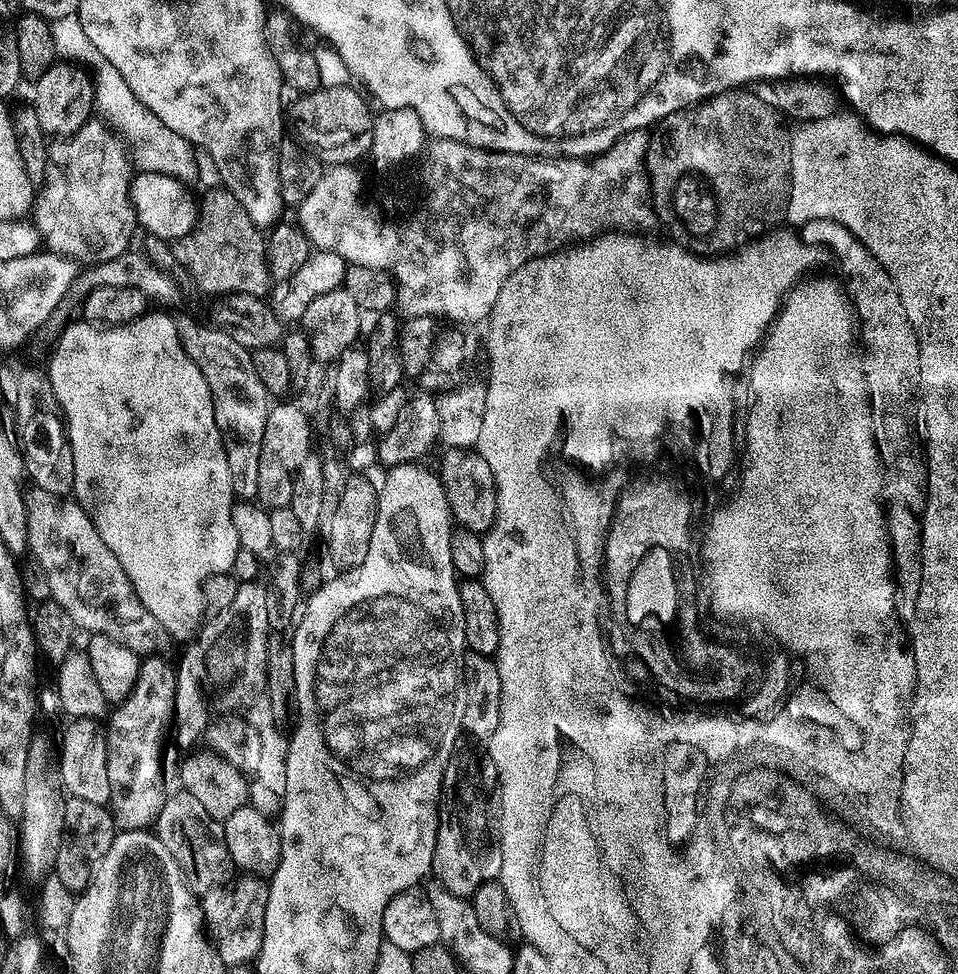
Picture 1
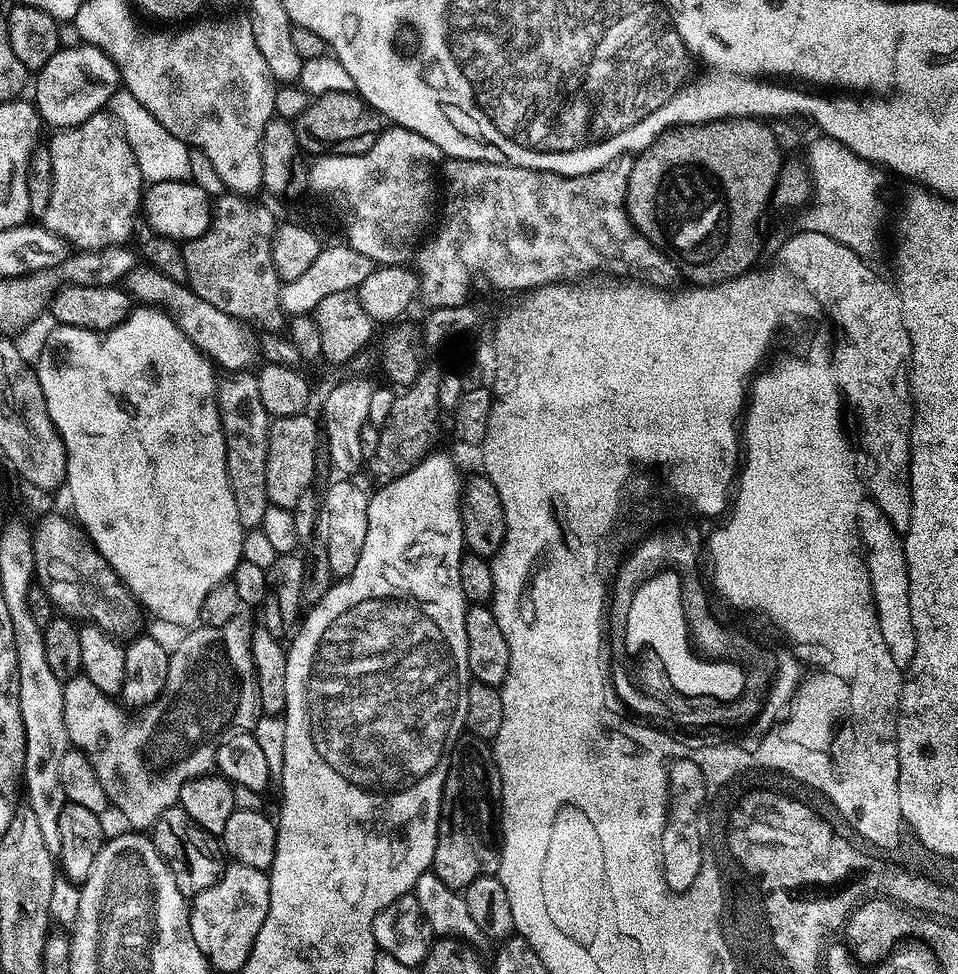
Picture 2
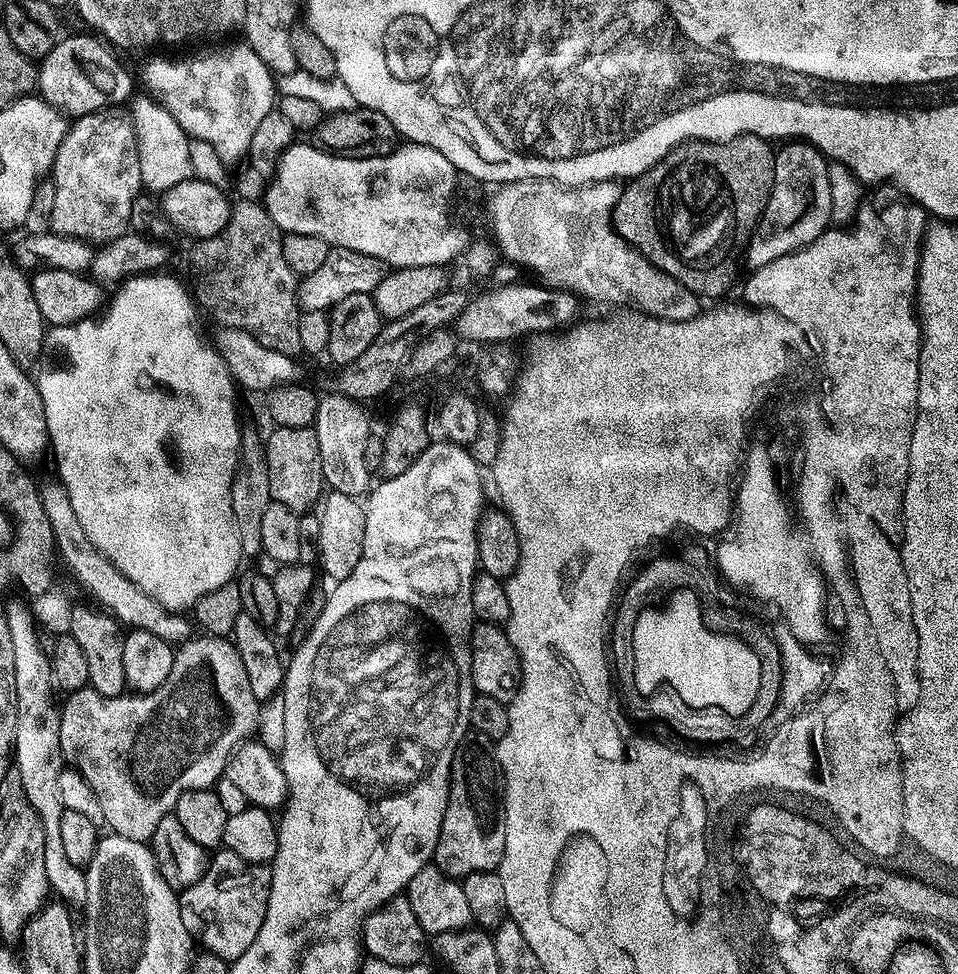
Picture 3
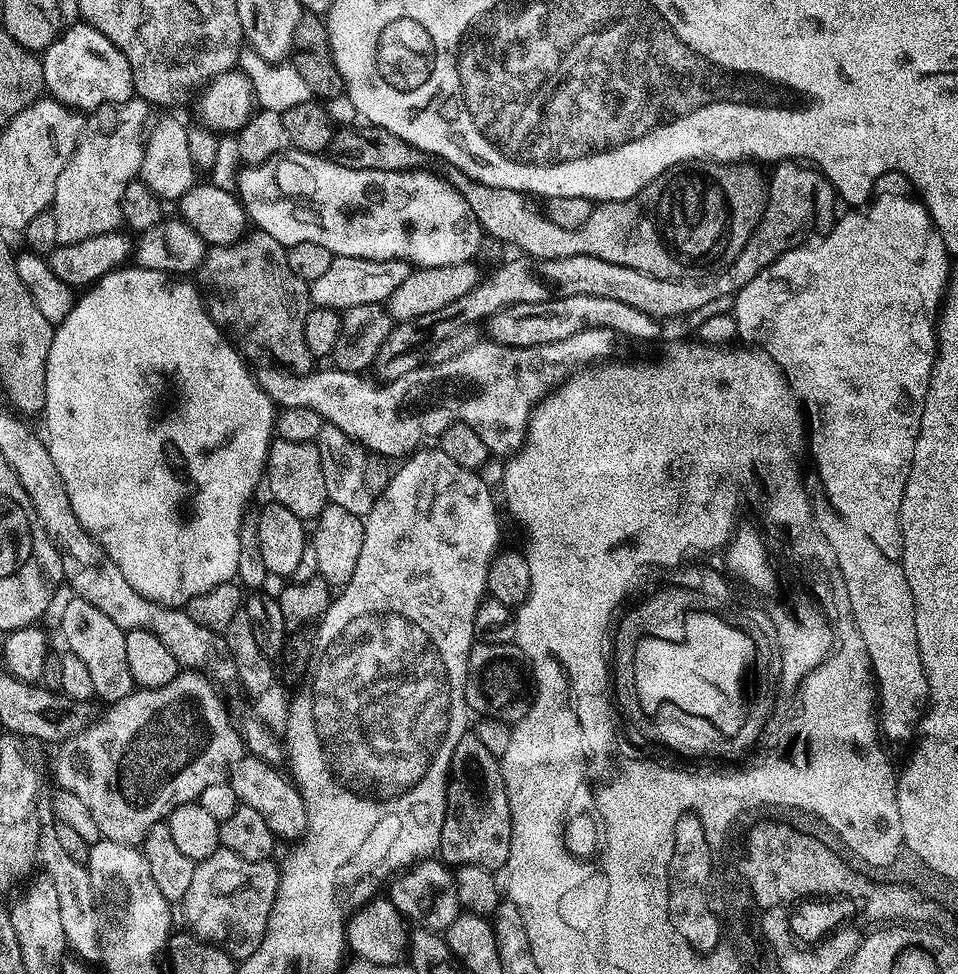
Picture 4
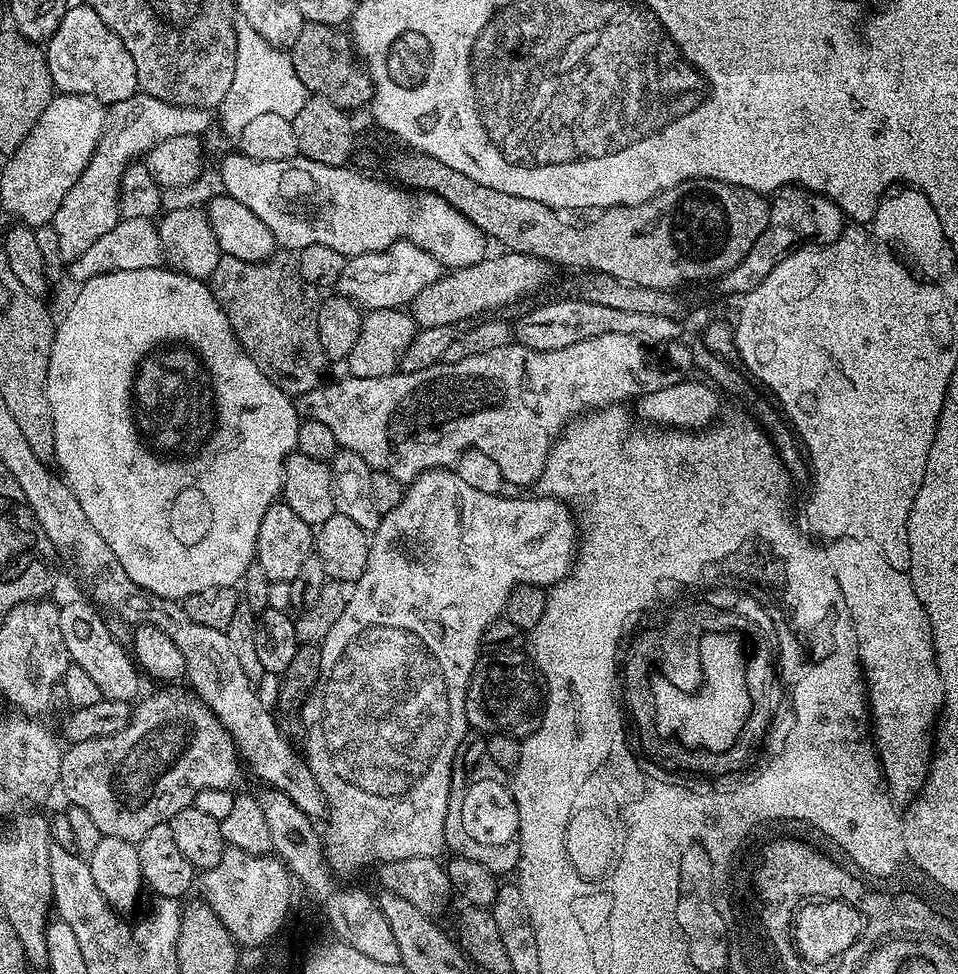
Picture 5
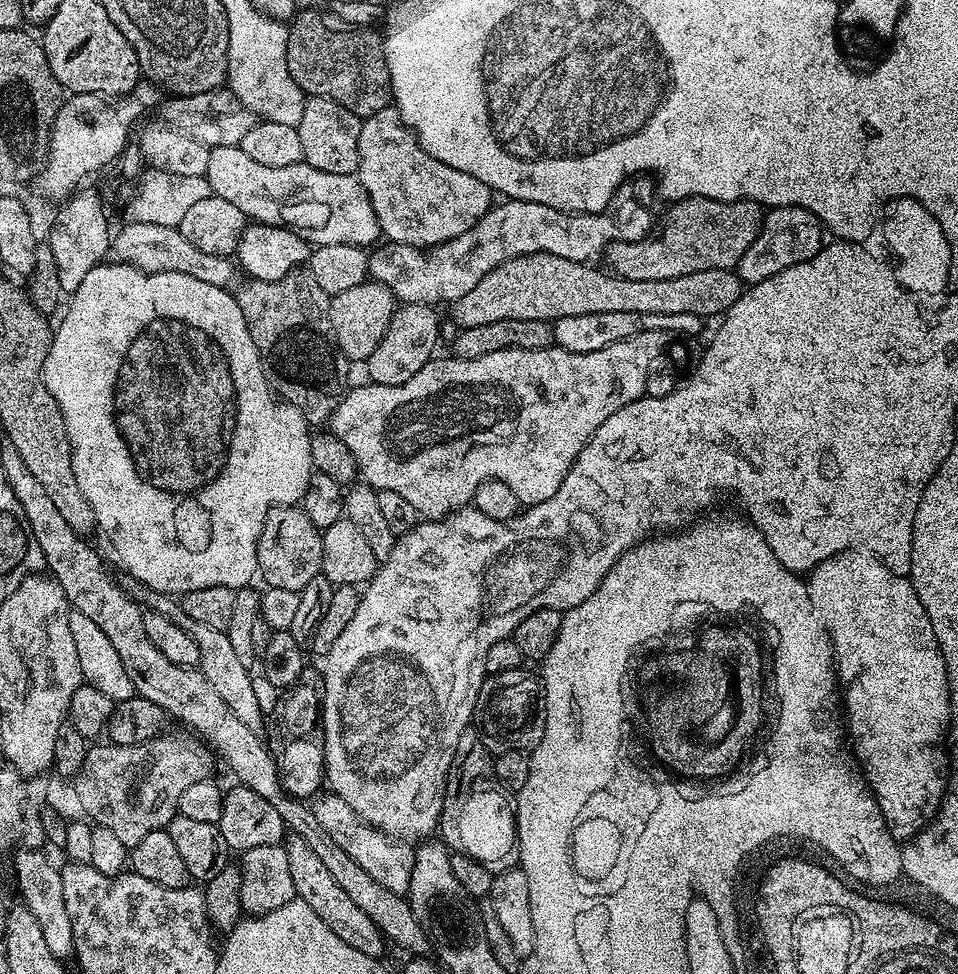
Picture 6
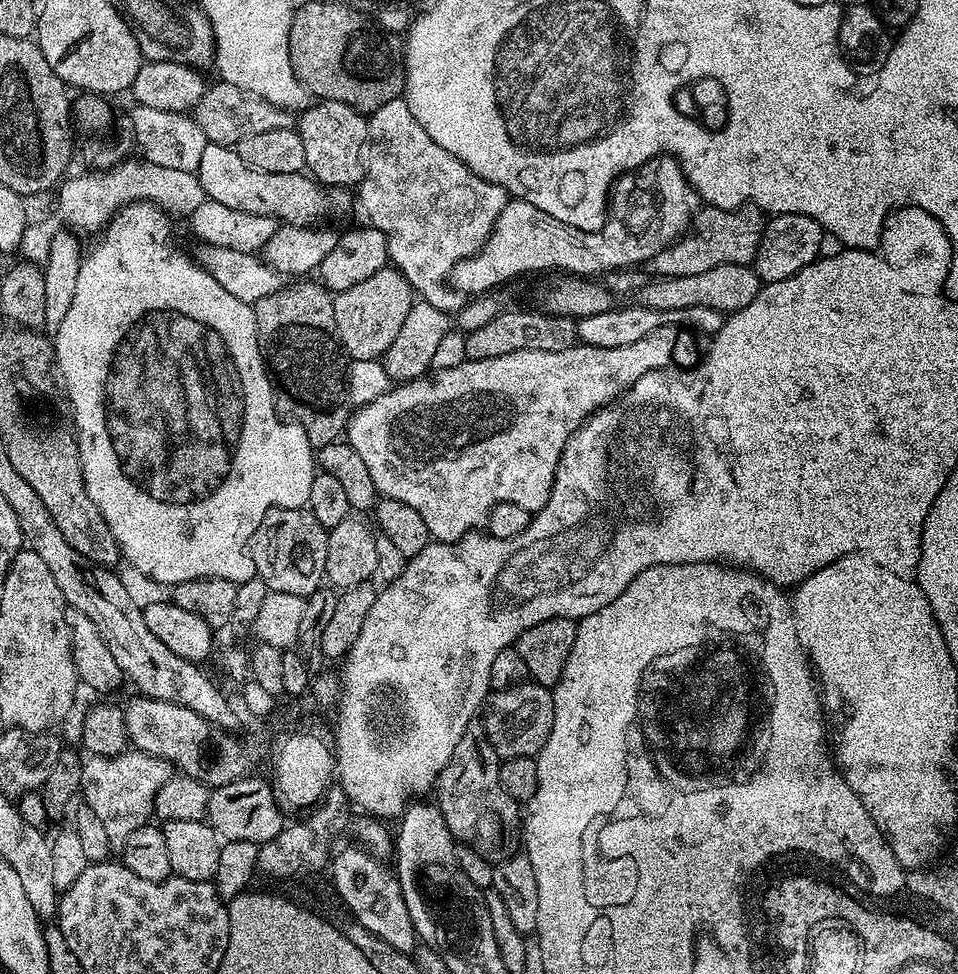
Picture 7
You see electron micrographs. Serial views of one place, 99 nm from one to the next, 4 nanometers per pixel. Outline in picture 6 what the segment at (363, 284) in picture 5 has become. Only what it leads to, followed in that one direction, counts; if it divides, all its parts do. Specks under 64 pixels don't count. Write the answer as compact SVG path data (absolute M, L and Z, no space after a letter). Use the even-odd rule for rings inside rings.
M505 199L503 203L501 208L489 208L474 227L466 230L466 234L460 234L445 244L437 244L427 254L414 246L381 243L375 249L377 252L373 251L369 257L369 277L377 284L385 284L400 304L436 306L439 300L451 302L470 294L470 290L474 290L490 270L507 260L545 252L558 254L558 258L570 258L570 262L586 264L595 261L595 256L603 257L608 245L618 236L636 236L644 224L651 228L654 224L654 220L644 220L644 212L632 212L632 220L628 220L628 216L617 220L608 210L571 213L525 200Z

